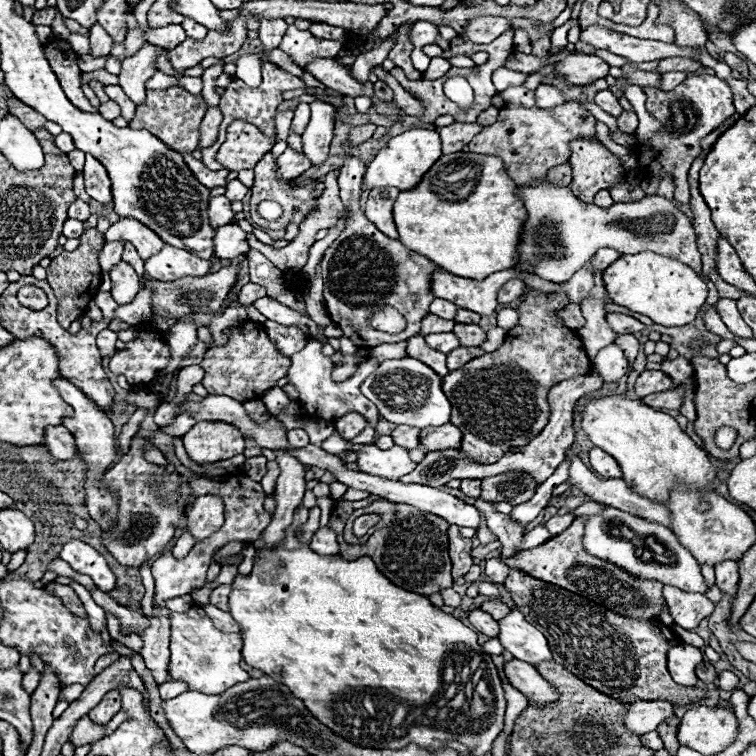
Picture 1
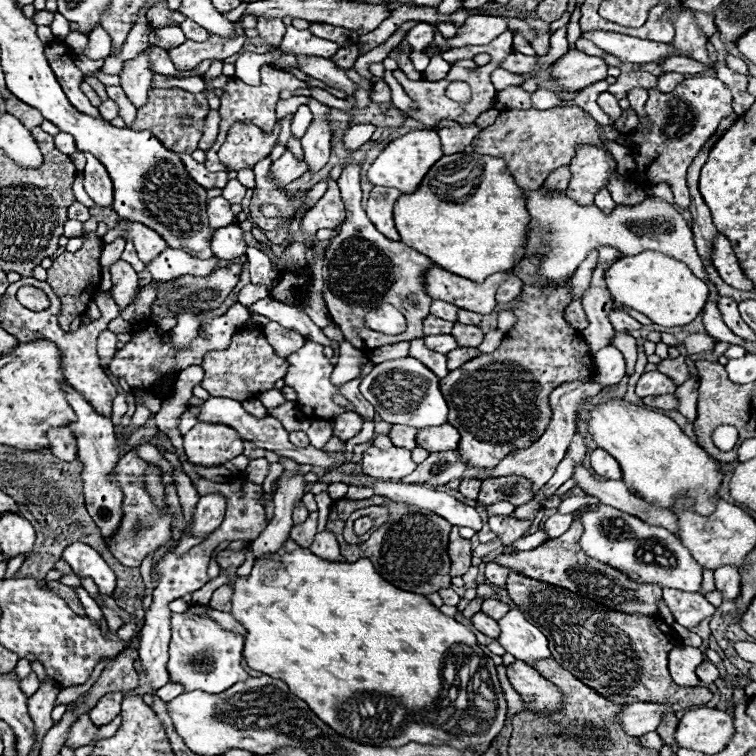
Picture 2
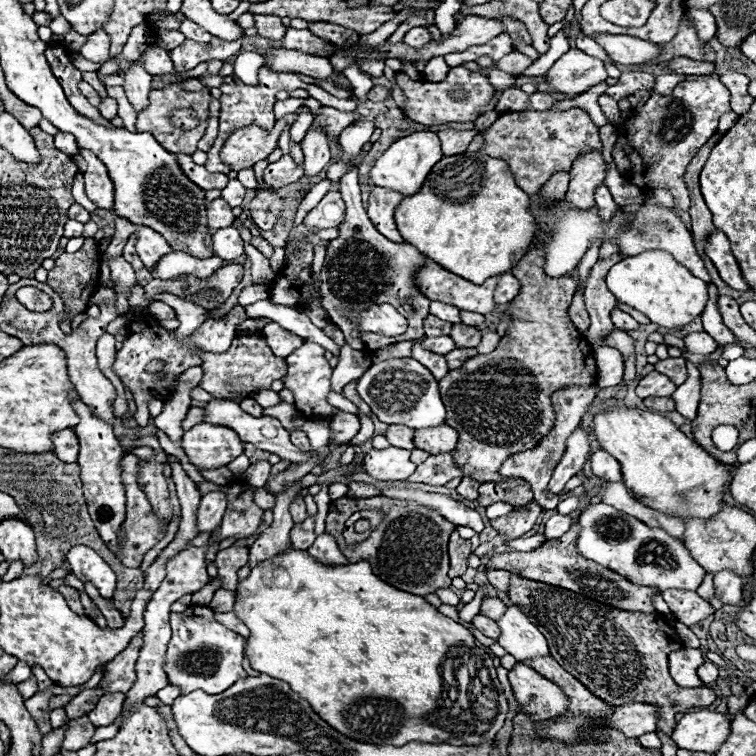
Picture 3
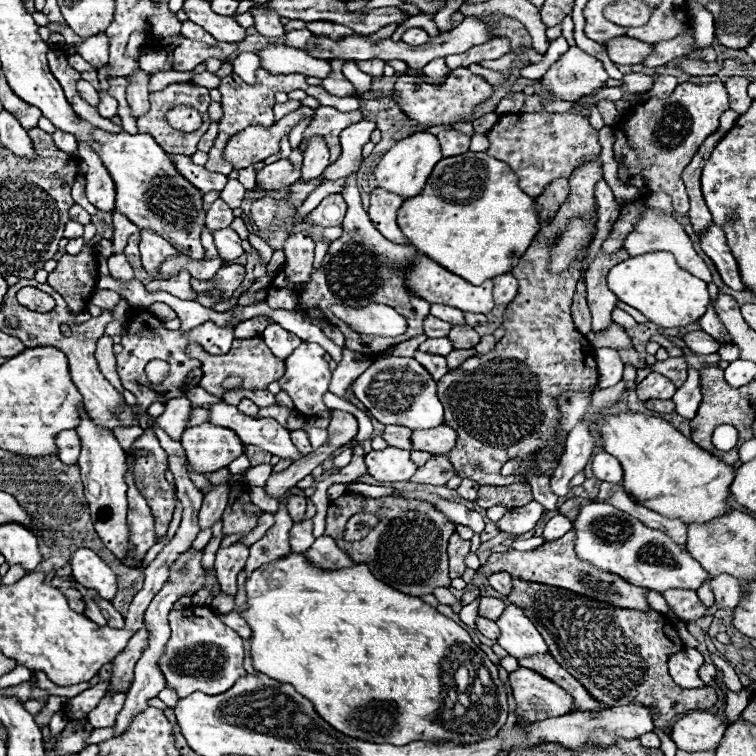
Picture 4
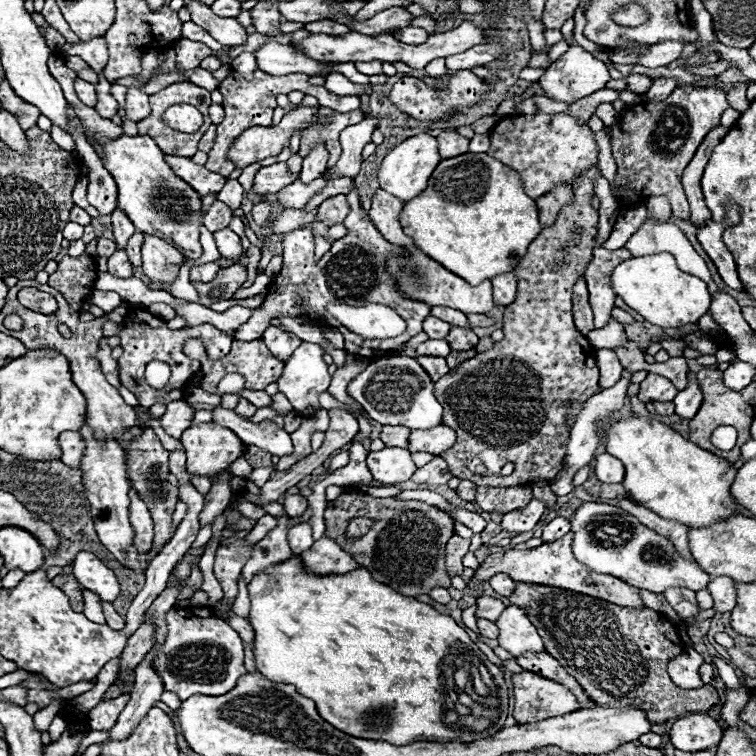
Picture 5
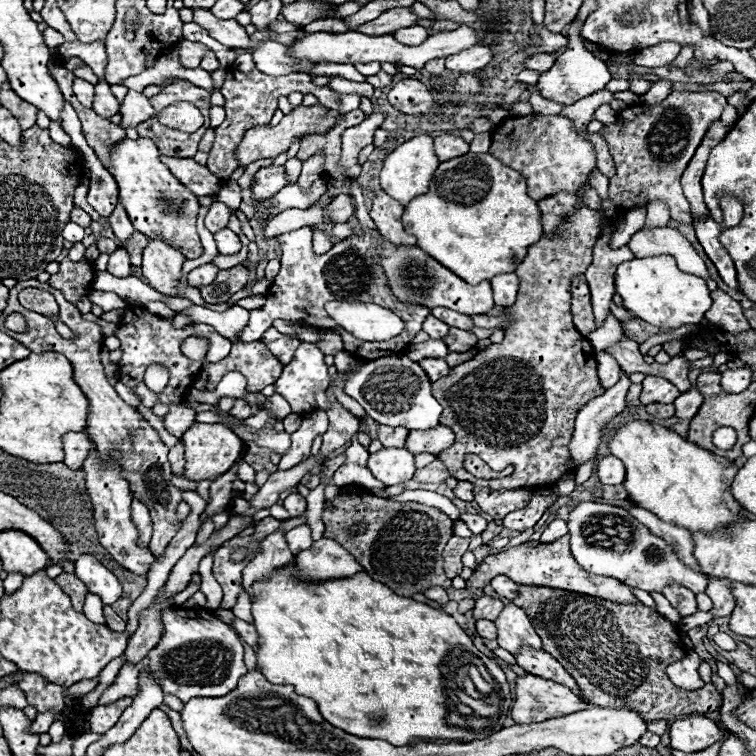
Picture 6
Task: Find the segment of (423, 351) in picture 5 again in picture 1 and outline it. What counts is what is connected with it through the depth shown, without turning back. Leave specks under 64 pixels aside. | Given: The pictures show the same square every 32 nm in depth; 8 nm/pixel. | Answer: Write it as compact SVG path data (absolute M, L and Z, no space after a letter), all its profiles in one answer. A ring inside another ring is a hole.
M442 332L442 334L428 334L428 336L424 336L424 338L426 338L426 344L428 344L430 348L434 348L434 350L440 350L440 352L444 352L444 354L460 346L458 338L456 338L452 332Z

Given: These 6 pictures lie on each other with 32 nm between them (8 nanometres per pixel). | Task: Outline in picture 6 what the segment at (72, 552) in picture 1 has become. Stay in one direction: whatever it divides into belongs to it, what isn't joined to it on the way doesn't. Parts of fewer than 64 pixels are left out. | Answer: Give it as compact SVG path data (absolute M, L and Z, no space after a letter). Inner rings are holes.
M84 554L76 560L74 574L88 586L92 594L100 596L108 606L122 596L122 584L118 578L90 554Z

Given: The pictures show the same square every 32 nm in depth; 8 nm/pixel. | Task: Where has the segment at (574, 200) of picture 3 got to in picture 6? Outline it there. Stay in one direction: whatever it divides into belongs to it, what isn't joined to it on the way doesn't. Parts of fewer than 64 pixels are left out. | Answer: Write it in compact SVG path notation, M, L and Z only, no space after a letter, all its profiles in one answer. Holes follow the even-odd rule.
M586 204L560 224L556 238L542 236L530 250L528 256L518 264L516 274L520 278L518 300L514 306L506 308L514 318L502 344L490 344L486 350L478 352L472 360L458 364L450 374L442 376L432 384L434 398L442 404L442 426L454 430L456 440L450 448L442 450L438 458L446 464L450 476L456 480L468 480L474 486L482 486L480 478L468 474L462 468L466 454L478 454L492 470L502 472L506 466L514 466L514 474L500 480L488 480L488 488L538 488L554 486L570 470L576 470L576 464L570 460L570 436L574 434L576 414L594 398L606 392L596 374L594 348L590 342L574 328L570 316L570 282L574 276L582 274L592 262L592 248L600 232L600 214L590 210Z

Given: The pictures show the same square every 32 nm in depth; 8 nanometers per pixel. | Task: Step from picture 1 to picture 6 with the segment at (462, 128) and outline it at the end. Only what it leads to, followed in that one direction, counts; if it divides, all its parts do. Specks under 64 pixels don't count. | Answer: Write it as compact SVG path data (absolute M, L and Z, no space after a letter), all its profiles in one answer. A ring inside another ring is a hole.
M442 134L434 140L436 140L434 152L436 152L438 160L452 160L454 156L462 156L462 154L468 152L468 144L454 134Z

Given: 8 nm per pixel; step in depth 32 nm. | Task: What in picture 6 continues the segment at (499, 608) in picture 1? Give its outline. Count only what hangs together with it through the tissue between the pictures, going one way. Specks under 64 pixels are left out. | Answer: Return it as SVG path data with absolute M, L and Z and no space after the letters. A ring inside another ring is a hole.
M482 596L482 598L476 598L472 616L474 616L476 620L480 620L480 618L484 618L484 620L494 620L494 618L500 614L502 606L504 606L504 604L502 604L500 600L496 600L496 598L492 598L492 596Z

